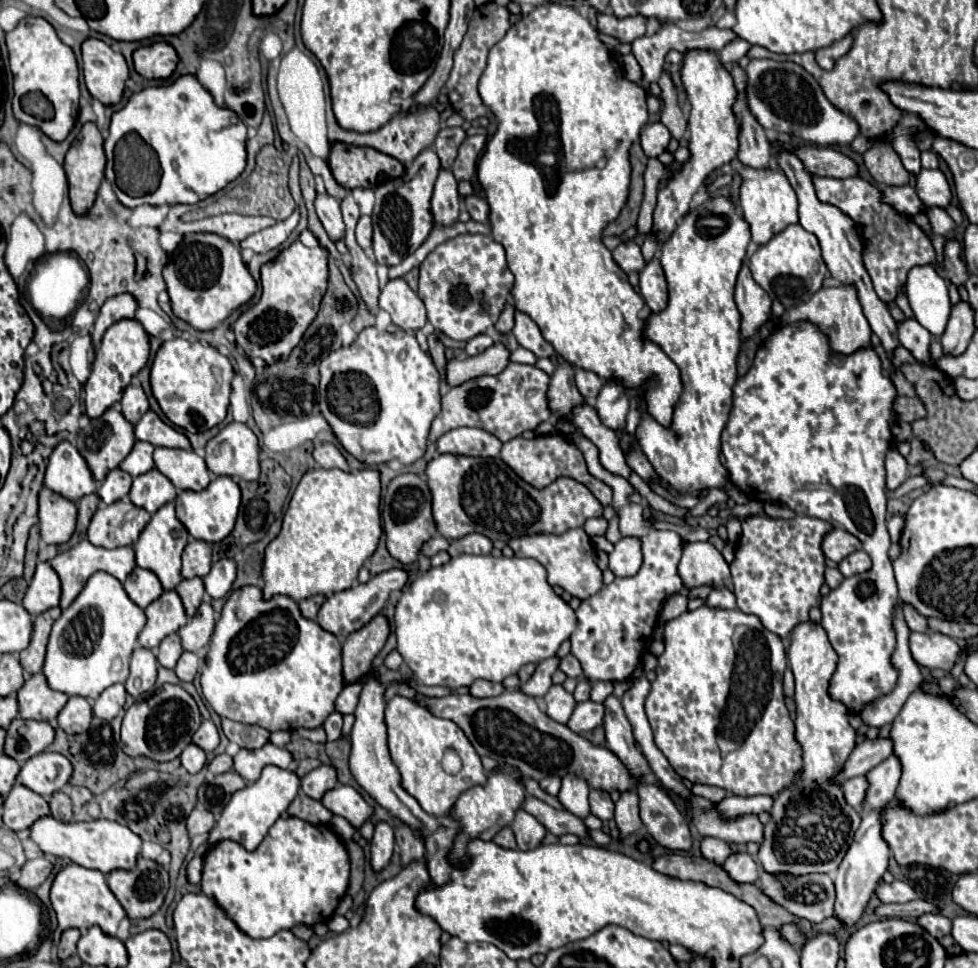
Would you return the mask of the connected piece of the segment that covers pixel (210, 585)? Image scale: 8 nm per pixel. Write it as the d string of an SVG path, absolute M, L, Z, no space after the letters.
M221 559L217 561L209 575L203 577L205 591L211 599L221 599L231 591L231 585L235 581L235 561L233 559Z

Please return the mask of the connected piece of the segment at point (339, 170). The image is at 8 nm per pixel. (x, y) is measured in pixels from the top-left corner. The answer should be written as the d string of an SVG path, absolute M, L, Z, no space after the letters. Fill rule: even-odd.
M333 143L327 163L337 183L345 189L375 189L387 179L401 177L405 171L397 159L373 147L357 147L347 143Z

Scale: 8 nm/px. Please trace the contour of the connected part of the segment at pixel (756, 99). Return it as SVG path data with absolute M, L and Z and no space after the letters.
M751 59L747 65L747 103L755 119L765 127L773 131L787 133L795 139L801 137L805 143L813 145L851 145L851 141L859 135L859 125L849 117L849 113L843 113L837 109L823 93L821 85L813 79L811 73L807 73L801 65L795 63L779 63L771 59Z

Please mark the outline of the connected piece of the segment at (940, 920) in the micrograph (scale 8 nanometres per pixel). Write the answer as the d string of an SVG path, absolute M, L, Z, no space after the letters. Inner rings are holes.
M925 913L925 915L917 917L917 923L919 923L927 933L931 933L931 935L937 937L937 939L941 939L943 935L949 935L949 931L951 931L951 921L949 921L945 915Z

